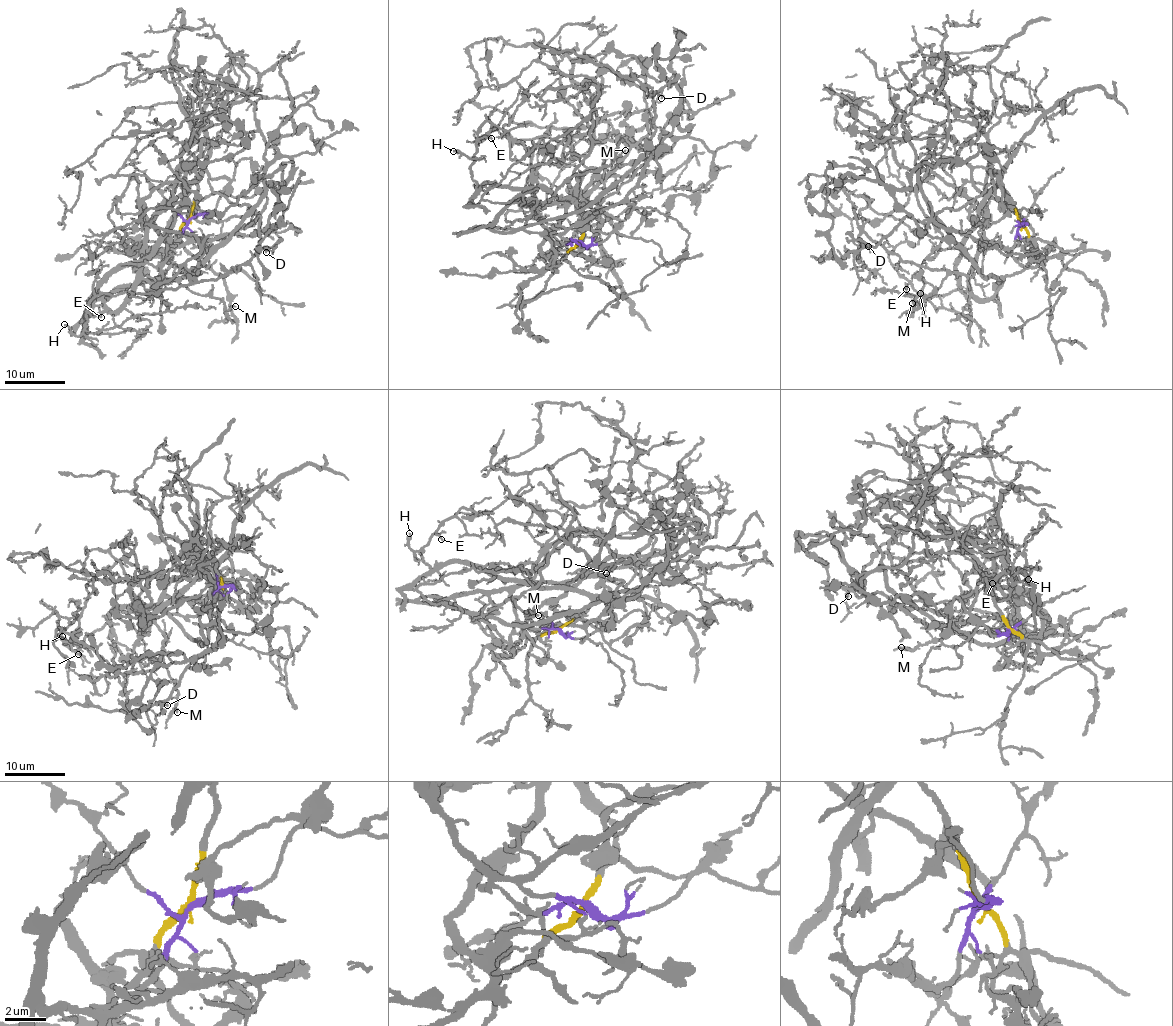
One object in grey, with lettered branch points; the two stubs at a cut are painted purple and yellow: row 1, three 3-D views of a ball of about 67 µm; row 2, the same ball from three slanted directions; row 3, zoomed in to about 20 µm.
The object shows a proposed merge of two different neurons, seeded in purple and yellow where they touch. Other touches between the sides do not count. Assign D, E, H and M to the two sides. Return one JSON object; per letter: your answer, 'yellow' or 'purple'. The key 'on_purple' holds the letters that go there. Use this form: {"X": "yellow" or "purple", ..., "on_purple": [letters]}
{"D": "purple", "E": "yellow", "H": "yellow", "M": "purple", "on_purple": ["D", "M"]}

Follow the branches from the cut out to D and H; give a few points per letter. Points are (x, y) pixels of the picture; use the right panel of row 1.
D: (1020, 225), (1015, 243), (1006, 250), (931, 220), (905, 217), (873, 247), (861, 240), (868, 246)
H: (1020, 225), (1012, 199), (999, 187), (980, 206), (962, 246), (959, 287), (927, 297), (922, 307), (919, 293)

